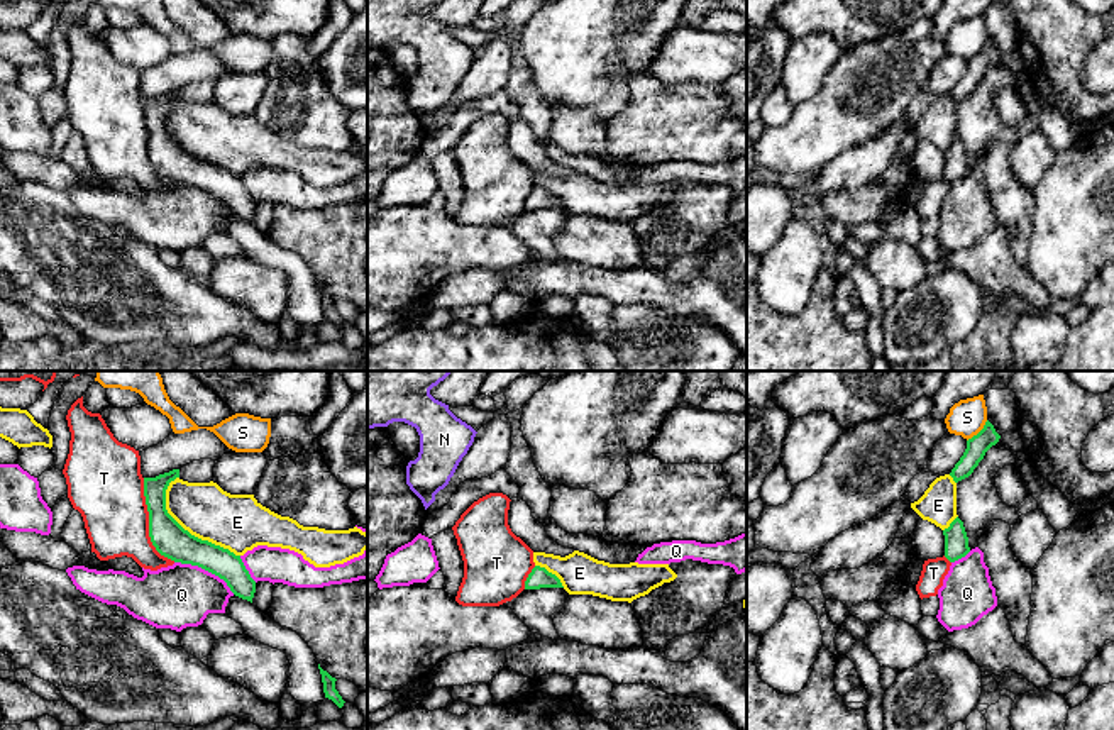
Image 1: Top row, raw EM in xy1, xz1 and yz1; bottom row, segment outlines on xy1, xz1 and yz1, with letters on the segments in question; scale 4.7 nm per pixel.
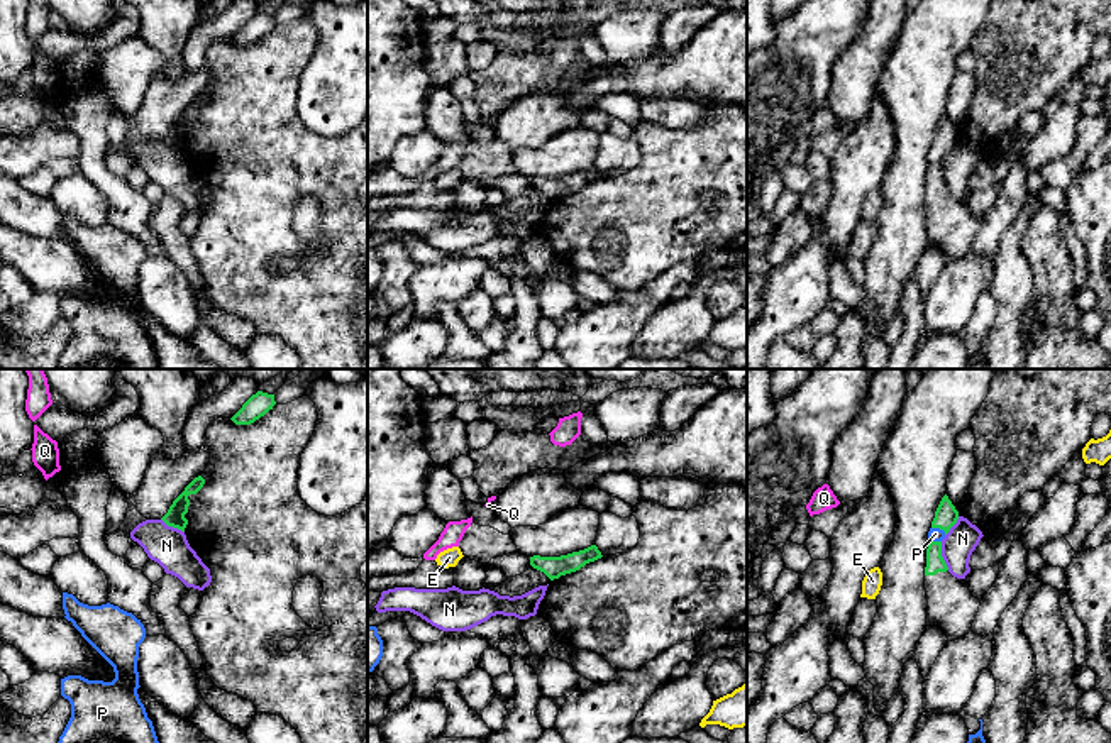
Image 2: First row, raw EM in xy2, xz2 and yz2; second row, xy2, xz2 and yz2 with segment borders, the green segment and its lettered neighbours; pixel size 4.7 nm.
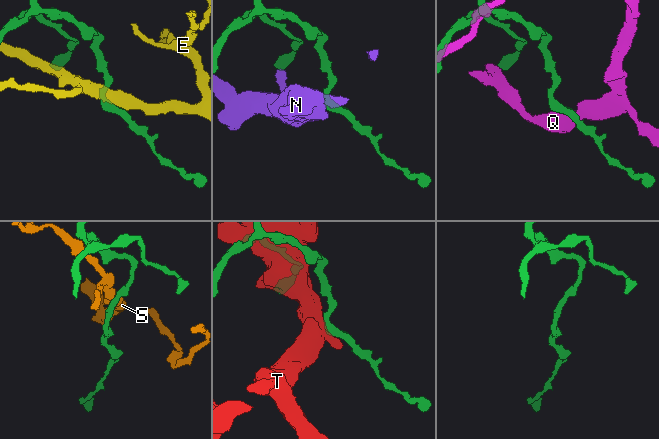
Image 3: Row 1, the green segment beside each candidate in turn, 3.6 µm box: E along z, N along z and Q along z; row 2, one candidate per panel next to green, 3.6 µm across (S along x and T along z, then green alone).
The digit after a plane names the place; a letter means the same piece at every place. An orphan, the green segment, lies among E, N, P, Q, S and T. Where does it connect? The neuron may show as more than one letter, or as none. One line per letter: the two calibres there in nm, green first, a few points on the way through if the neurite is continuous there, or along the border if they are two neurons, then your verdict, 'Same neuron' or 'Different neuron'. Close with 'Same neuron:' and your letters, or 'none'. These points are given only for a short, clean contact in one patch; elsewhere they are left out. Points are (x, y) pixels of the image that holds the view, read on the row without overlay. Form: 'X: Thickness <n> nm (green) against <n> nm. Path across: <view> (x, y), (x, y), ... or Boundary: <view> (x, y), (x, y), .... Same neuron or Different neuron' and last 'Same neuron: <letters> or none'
E: Thickness 160 nm (green) against 280 nm. Different neuron
N: Thickness 90 nm (green) against 150 nm. Boundary: yz2 (940, 163), (940, 176), (949, 190). Different neuron
P: Thickness 110 nm (green) against 60 nm. Path across: yz2 (945, 137), (939, 148), (935, 154). Same neuron
Q: Thickness 160 nm (green) against 300 nm. Different neuron
S: Thickness 100 nm (green) against 170 nm. Boundary: yz1 (987, 41), (967, 61). Different neuron
T: Thickness 160 nm (green) against 340 nm. Different neuron
Same neuron: P

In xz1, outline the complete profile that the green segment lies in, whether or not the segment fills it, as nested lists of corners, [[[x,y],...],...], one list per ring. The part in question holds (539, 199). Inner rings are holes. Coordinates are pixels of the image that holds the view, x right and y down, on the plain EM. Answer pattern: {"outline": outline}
{"outline": [[[535,186],[525,202],[525,210],[564,208],[560,200],[545,188]]]}

